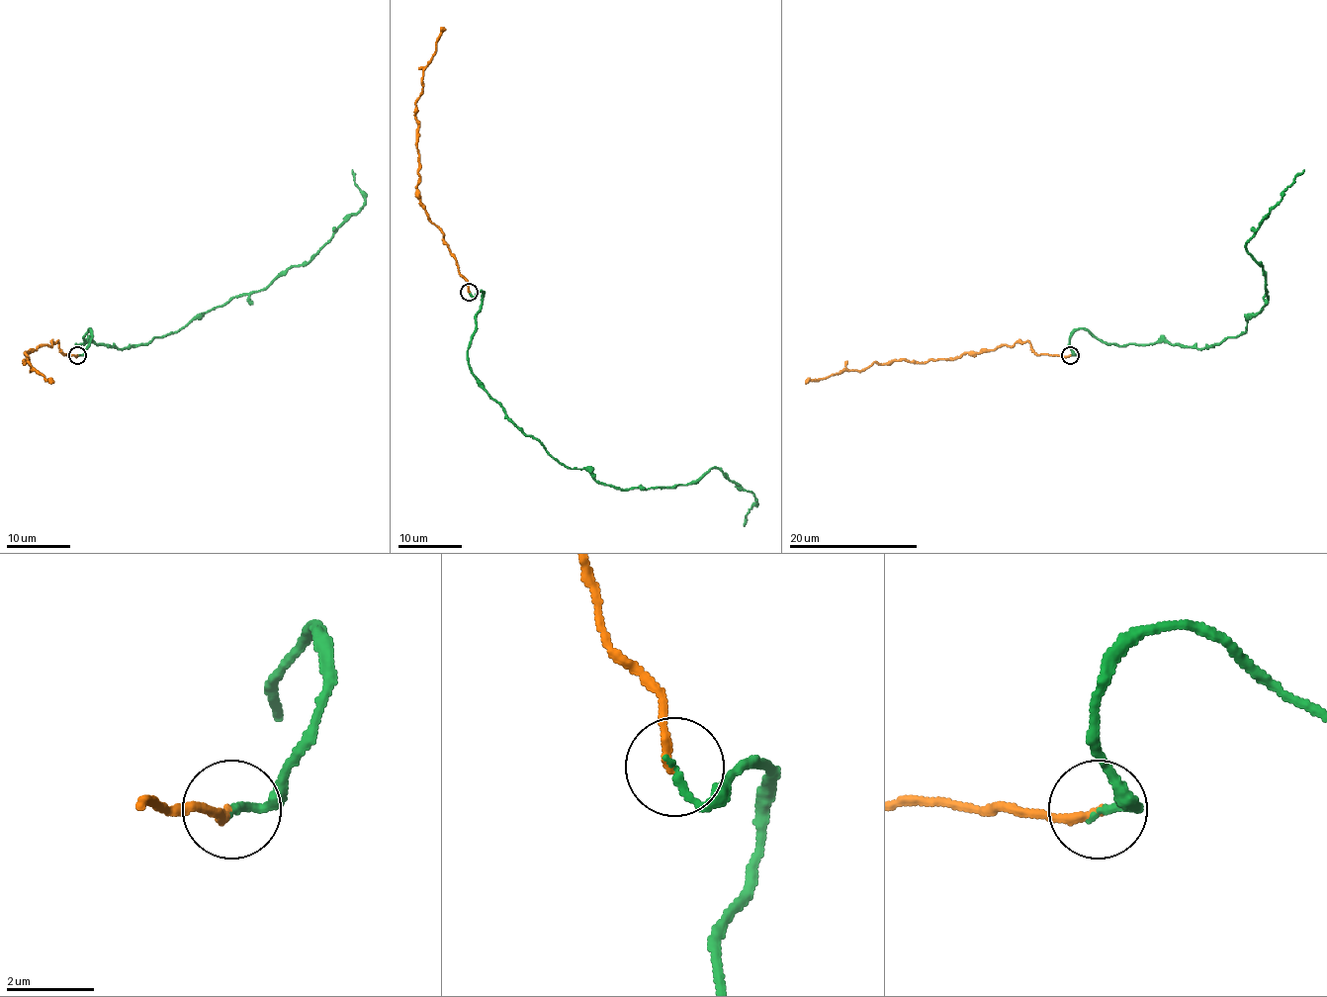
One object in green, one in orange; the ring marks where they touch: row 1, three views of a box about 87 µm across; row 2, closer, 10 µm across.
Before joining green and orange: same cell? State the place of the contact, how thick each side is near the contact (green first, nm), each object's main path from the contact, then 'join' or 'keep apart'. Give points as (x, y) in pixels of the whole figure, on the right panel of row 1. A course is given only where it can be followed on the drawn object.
place (1070, 355); calibres 170 and 200 nm; course green (1069, 355), (1077, 329), (1118, 345), (1208, 348), (1239, 335), (1267, 297), (1263, 268), (1246, 242), (1303, 170); course orange (1069, 355), (1037, 355), (1029, 342), (1017, 342), (950, 359), (878, 363), (860, 371), (840, 371), (806, 382); join

